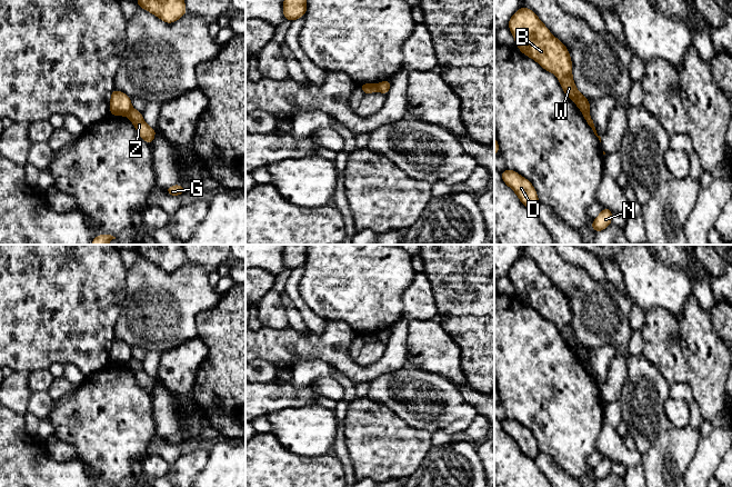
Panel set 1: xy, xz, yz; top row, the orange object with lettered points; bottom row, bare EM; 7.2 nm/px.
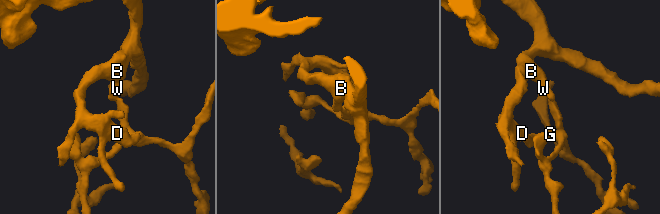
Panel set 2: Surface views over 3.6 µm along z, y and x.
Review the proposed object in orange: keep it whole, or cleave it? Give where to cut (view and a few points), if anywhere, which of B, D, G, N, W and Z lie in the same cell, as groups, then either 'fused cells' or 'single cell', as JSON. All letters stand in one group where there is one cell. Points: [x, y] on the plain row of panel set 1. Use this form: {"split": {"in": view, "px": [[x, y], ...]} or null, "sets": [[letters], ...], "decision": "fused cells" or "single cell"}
{"split": {"in": "xy", "px": [[132, 358], [127, 364]]}, "sets": [["B", "D", "W"], ["G", "N", "Z"]], "decision": "fused cells"}

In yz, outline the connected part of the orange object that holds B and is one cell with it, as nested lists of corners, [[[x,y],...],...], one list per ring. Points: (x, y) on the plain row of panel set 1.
[[[527,256],[520,257],[510,268],[510,277],[517,296],[534,308],[543,318],[553,321],[564,342],[580,357],[589,361],[590,351],[576,338],[572,327],[572,310],[568,297]]]

